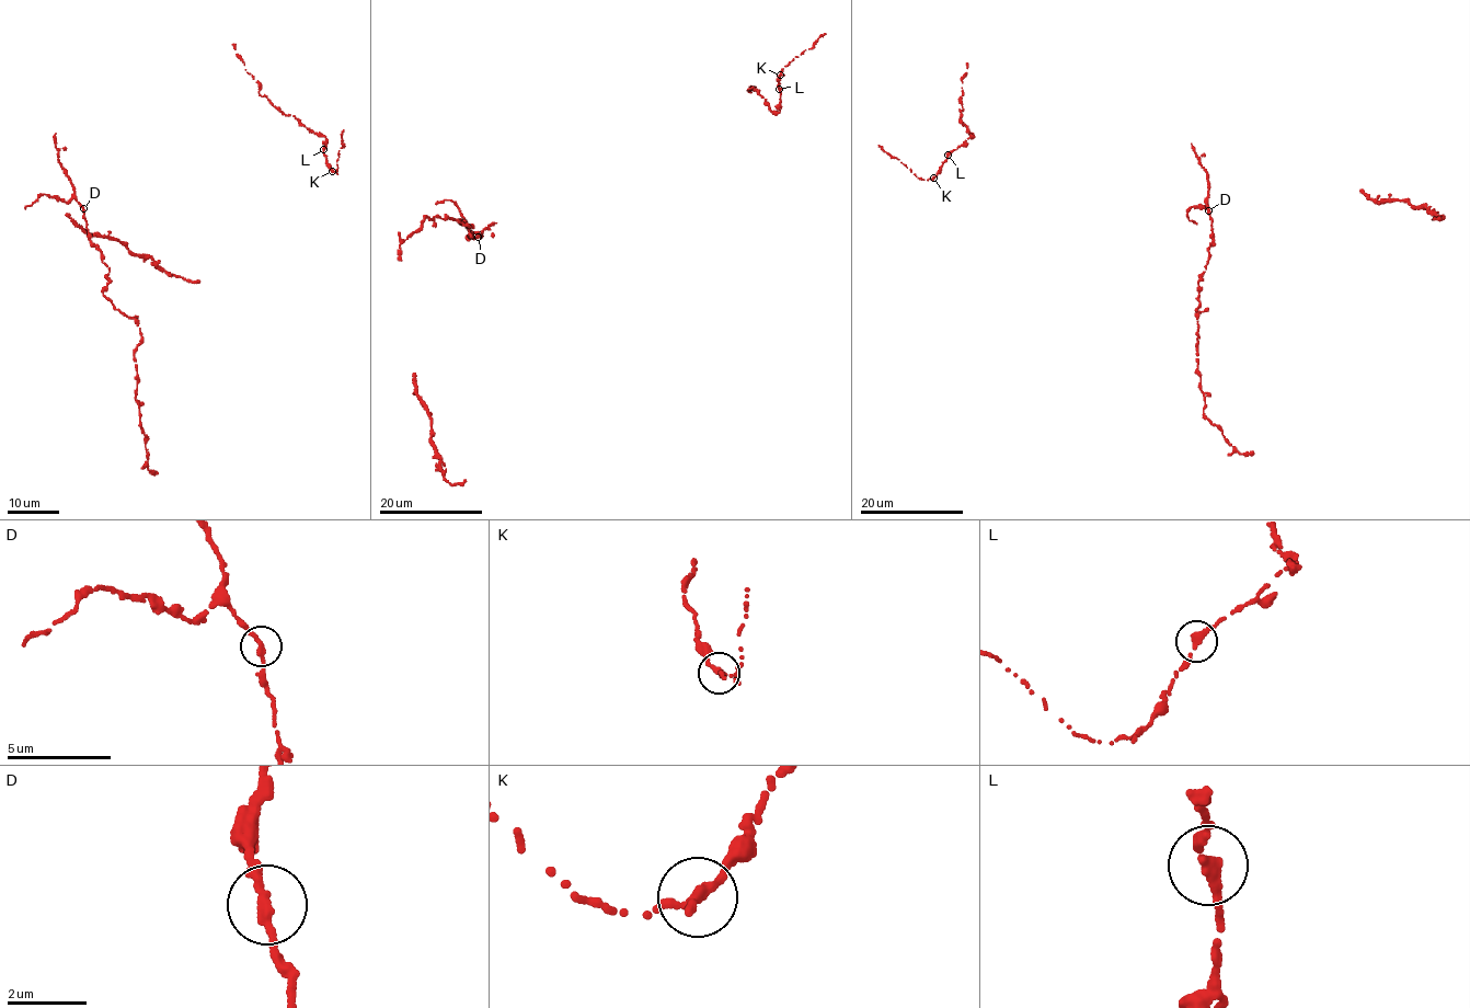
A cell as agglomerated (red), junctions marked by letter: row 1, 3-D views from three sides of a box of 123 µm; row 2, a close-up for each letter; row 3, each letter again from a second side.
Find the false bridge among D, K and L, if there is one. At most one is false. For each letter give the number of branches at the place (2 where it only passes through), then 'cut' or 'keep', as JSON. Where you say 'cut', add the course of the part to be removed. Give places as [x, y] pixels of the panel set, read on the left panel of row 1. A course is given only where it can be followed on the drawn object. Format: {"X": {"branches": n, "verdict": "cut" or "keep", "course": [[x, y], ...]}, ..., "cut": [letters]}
{"D": {"branches": 2, "verdict": "keep"}, "K": {"branches": 2, "verdict": "cut", "course": [[332, 171], [336, 171], [343, 130]]}, "L": {"branches": 2, "verdict": "keep"}, "cut": ["K"]}

